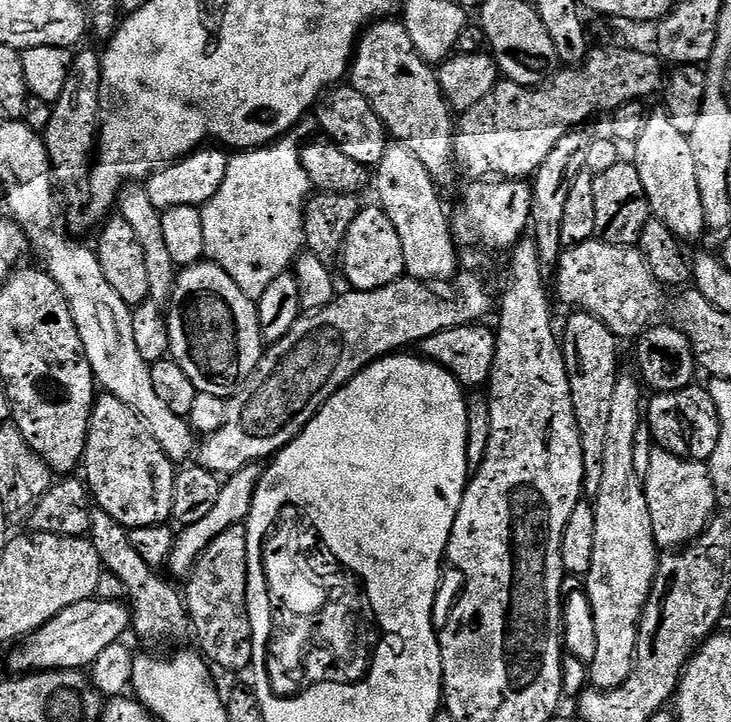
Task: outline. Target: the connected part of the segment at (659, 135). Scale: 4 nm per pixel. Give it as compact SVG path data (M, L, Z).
M654 111L647 117L645 129L634 143L634 163L642 174L642 186L646 186L646 198L652 207L652 215L666 222L681 241L696 240L706 232L702 194L698 188L698 170L694 166L694 150L690 150L688 136L674 126L667 111Z

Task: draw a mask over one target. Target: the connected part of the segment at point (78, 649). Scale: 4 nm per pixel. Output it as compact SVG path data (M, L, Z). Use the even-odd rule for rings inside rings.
M99 598L83 600L74 606L66 606L66 610L46 622L19 646L13 647L13 652L8 656L8 664L16 674L55 672L58 668L84 670L94 664L102 650L121 642L123 632L128 632L129 628L130 608L127 603Z

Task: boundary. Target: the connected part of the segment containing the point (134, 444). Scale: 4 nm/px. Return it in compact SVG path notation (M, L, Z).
M107 394L101 395L96 401L94 420L94 431L88 441L88 450L84 454L82 464L85 469L88 467L86 483L95 507L129 530L138 526L168 524L173 519L175 506L177 465L164 453L160 443L153 438L147 424L143 423L140 417L121 400Z

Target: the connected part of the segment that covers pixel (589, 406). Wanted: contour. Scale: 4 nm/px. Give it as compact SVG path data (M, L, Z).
M579 310L571 313L568 325L562 328L562 351L568 371L572 405L576 425L582 442L584 459L584 492L595 494L602 482L603 450L606 447L607 423L610 422L611 403L620 368L620 352L616 349L618 338L596 316Z

